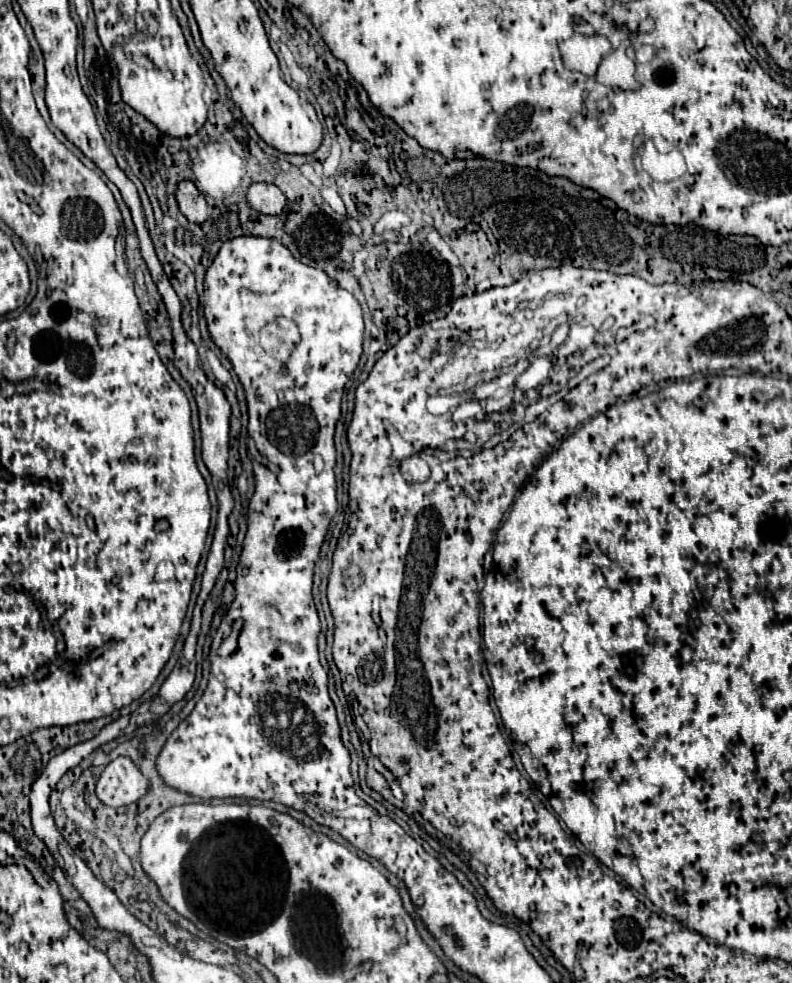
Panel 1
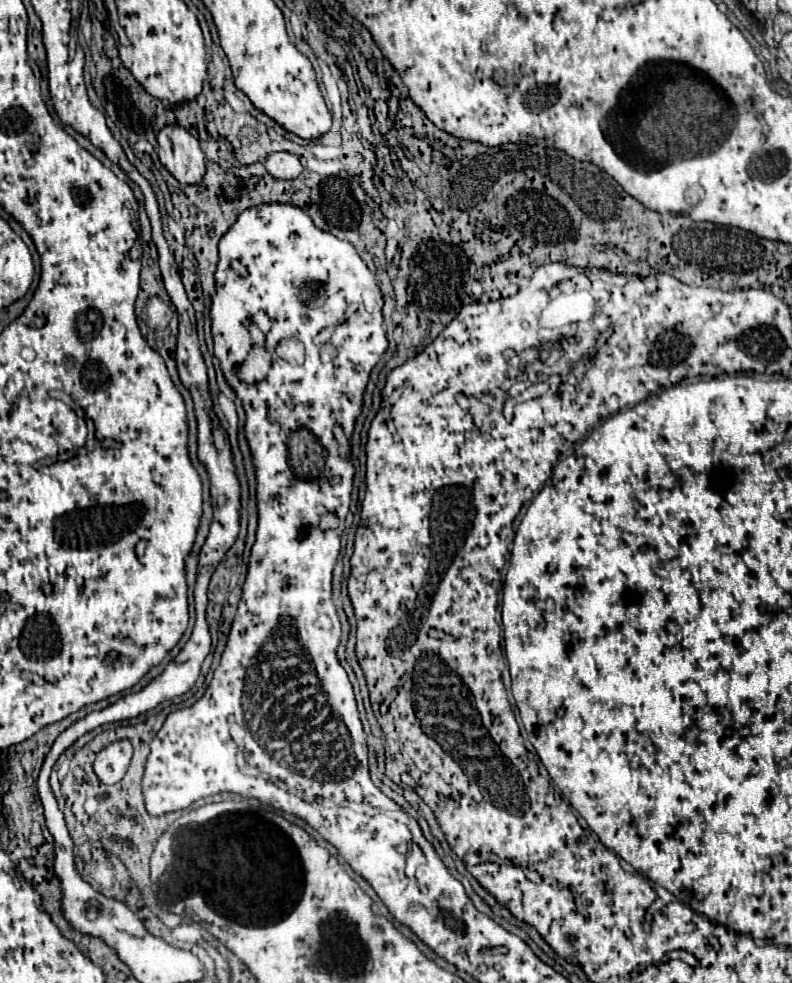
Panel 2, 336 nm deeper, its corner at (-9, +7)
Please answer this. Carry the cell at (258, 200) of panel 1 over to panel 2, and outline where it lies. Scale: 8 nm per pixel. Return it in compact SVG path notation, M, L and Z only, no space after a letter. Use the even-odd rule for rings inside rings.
M277 151L267 155L265 169L277 179L295 179L301 173L301 163L295 155L287 151Z

